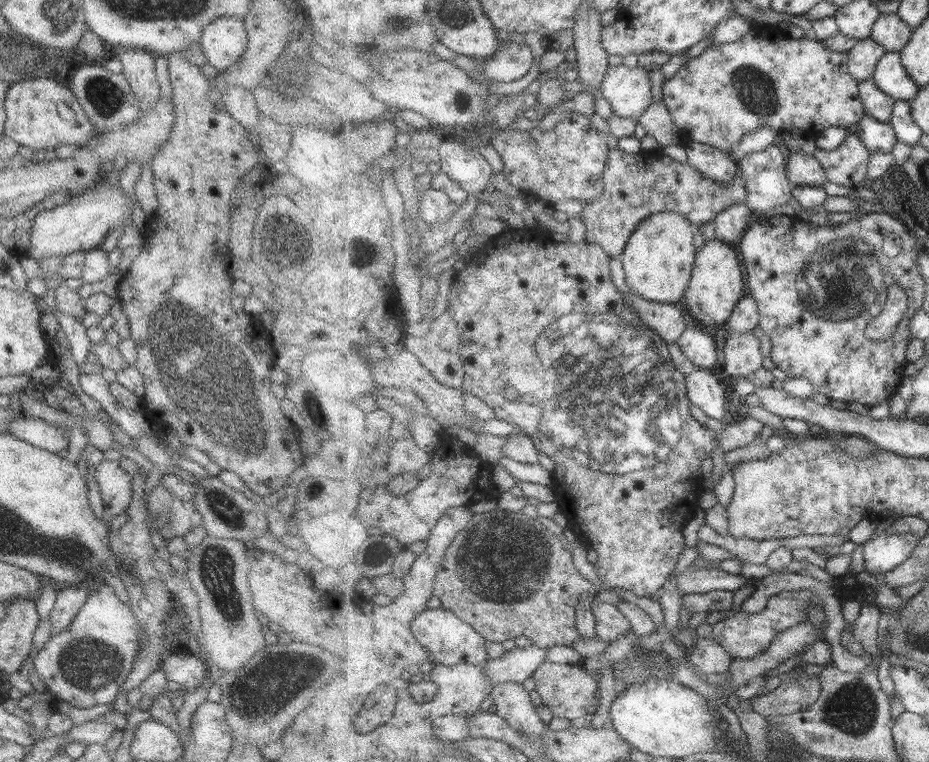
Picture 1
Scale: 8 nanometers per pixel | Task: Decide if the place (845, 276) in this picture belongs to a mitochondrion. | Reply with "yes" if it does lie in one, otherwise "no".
yes

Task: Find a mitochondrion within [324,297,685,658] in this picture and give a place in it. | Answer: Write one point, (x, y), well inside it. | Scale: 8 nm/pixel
(612, 379)

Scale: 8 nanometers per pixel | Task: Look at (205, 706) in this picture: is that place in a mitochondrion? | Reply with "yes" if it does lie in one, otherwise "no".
no

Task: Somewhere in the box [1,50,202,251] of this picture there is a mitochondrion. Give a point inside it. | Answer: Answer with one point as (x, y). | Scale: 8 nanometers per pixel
(105, 96)

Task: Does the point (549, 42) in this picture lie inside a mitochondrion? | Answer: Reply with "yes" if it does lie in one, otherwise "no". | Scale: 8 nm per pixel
no

